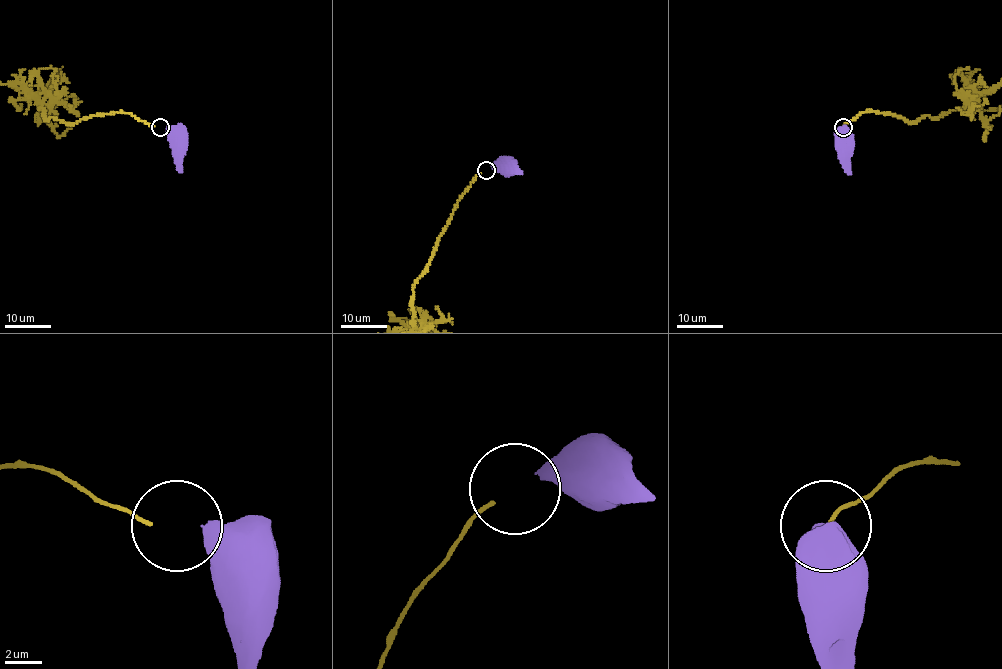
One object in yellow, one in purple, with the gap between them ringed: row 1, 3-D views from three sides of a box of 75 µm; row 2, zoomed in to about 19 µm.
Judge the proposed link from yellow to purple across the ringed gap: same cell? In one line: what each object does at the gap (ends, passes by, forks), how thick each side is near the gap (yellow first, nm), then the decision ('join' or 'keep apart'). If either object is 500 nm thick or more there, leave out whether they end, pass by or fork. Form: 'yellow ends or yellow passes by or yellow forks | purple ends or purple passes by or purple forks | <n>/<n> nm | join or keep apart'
220/550 nm | keep apart

